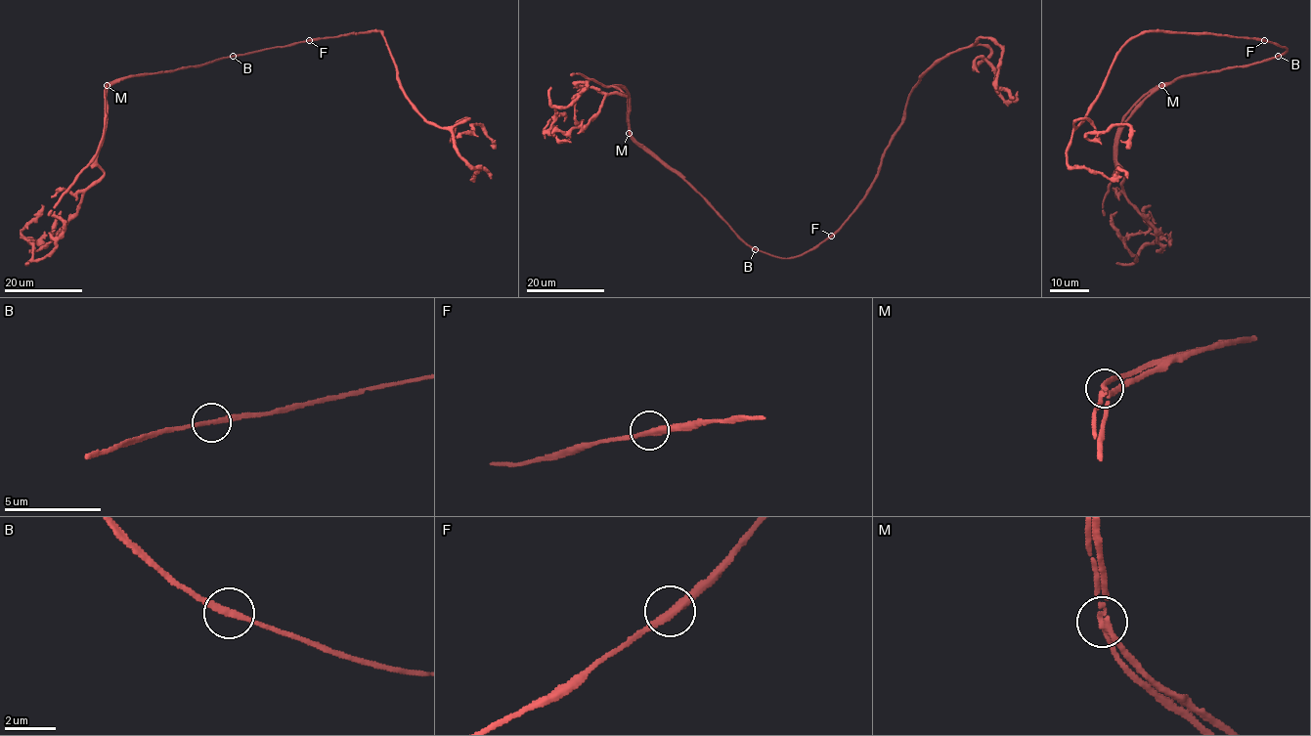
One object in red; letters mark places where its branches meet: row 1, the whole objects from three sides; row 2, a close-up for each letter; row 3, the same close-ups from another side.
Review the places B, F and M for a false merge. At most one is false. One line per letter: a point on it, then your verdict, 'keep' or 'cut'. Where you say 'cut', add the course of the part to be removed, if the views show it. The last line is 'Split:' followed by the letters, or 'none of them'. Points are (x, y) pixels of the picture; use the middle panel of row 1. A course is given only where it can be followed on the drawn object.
B: (755, 249) | keep
F: (831, 236) | keep
M: (629, 133) | cut | (630, 133), (630, 95), (619, 87), (627, 96), (608, 94), (586, 125), (555, 131), (553, 136)
Split: M

